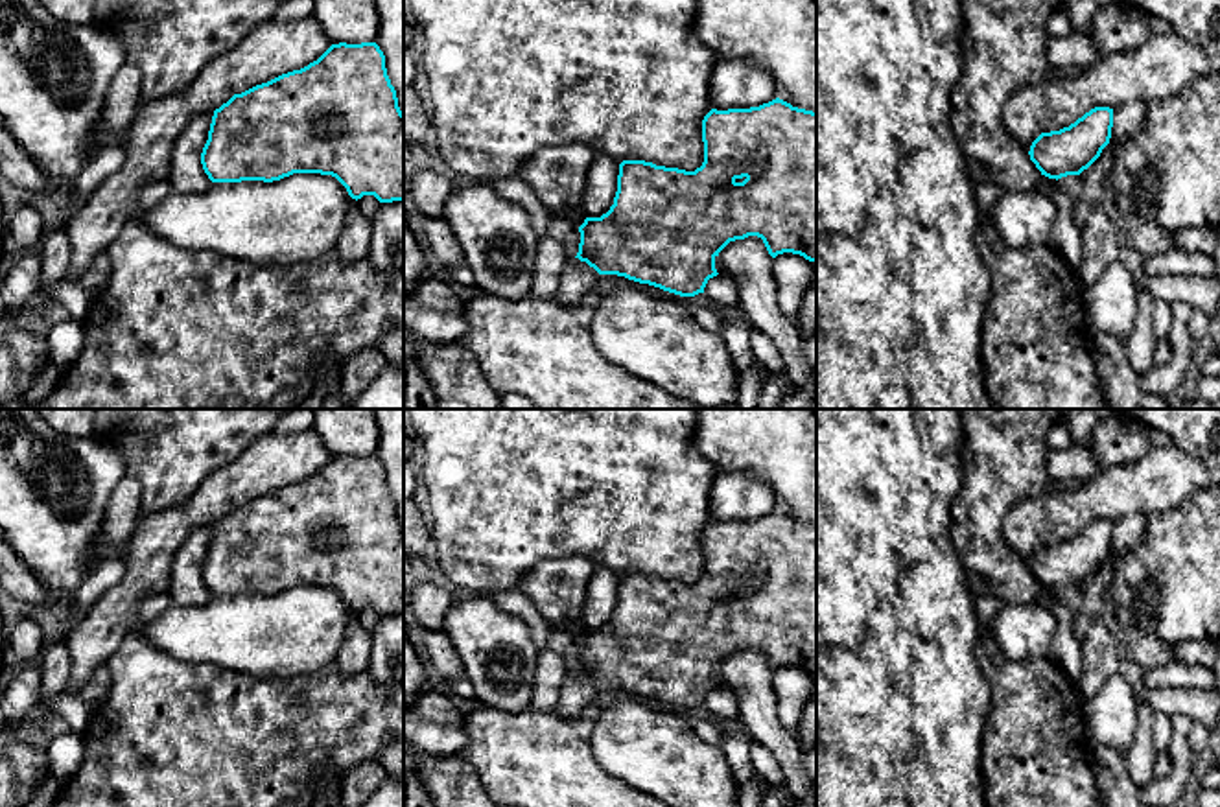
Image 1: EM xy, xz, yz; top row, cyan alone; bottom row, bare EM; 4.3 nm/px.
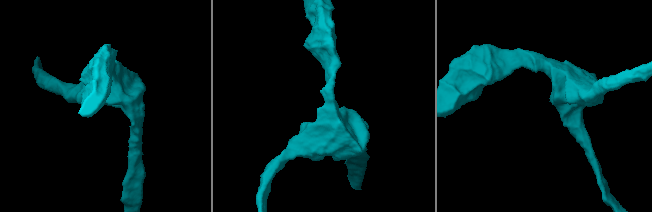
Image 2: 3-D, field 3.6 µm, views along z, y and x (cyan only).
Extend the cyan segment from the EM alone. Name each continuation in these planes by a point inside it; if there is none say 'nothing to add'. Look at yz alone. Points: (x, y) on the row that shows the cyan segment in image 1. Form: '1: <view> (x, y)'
nothing to add

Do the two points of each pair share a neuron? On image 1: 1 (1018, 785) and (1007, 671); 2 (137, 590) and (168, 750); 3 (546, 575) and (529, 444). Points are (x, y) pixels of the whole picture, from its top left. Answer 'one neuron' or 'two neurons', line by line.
1: one neuron
2: two neurons
3: two neurons

